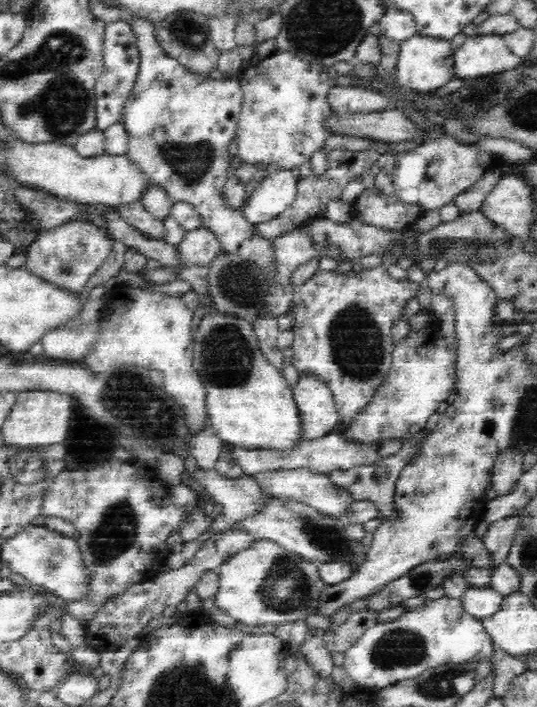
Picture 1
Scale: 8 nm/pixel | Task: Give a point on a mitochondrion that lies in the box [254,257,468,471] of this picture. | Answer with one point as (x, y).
(356, 345)

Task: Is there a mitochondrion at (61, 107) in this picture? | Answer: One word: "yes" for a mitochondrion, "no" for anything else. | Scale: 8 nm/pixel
yes

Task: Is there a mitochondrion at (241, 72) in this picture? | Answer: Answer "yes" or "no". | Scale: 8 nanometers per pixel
no

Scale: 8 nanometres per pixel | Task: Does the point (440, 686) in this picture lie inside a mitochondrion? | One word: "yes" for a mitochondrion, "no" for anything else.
yes

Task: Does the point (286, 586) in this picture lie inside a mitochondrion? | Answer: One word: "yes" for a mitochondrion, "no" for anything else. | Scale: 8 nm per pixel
yes

